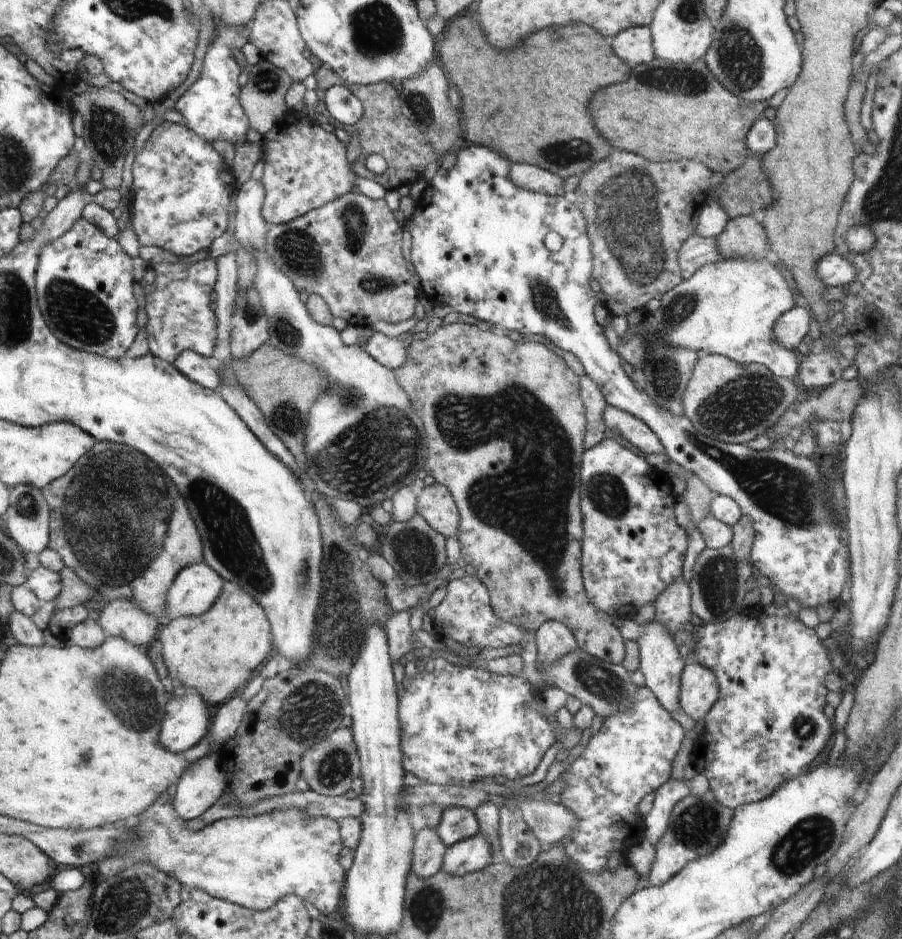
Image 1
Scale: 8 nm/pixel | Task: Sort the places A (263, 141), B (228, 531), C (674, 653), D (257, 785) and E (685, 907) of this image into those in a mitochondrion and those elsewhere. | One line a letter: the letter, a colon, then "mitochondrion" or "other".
A: other
B: mitochondrion
C: other
D: other
E: other

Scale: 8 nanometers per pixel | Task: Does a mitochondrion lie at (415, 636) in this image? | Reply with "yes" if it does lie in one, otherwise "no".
no

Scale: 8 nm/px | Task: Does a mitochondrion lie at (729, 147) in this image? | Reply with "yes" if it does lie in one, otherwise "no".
no

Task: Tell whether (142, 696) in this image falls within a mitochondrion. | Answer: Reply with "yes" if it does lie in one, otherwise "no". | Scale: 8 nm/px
yes

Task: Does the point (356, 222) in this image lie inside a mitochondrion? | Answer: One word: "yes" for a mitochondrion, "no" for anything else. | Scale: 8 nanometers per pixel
yes

